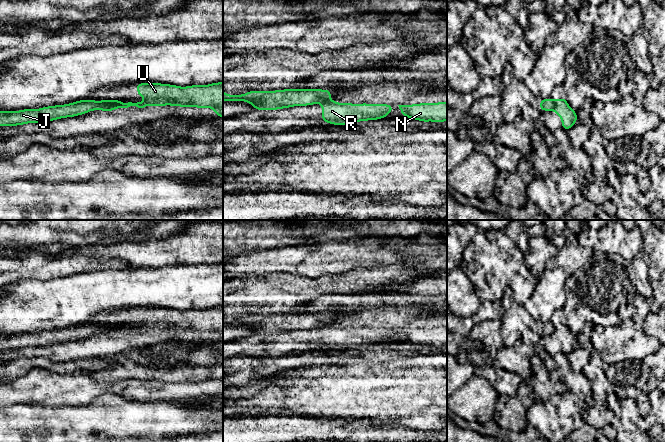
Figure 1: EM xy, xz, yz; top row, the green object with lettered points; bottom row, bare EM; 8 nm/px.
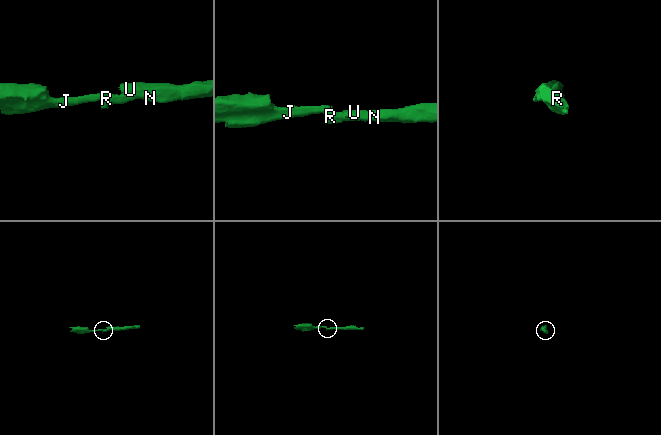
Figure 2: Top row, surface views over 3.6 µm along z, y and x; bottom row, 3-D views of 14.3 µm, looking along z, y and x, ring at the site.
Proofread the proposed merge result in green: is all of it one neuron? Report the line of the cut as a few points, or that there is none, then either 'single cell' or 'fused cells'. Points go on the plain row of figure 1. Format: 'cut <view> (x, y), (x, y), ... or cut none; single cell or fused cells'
cut xy (107, 329), (99, 333); fused cells

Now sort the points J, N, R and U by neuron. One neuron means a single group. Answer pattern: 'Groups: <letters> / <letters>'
Groups: J / N R U

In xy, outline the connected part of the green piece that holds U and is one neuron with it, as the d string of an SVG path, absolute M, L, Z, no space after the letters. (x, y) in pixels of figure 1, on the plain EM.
M223 306L209 309L191 309L180 311L161 307L137 307L138 321L146 320L145 326L123 327L120 324L101 324L107 330L102 335L111 336L117 332L128 332L136 330L144 332L147 330L180 330L212 332L216 341L223 341Z

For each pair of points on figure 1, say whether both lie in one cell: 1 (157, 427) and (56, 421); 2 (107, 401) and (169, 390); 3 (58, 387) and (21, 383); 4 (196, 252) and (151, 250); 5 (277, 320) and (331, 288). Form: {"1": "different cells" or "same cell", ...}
{"1": "same cell", "2": "different cells", "3": "same cell", "4": "same cell", "5": "same cell"}

